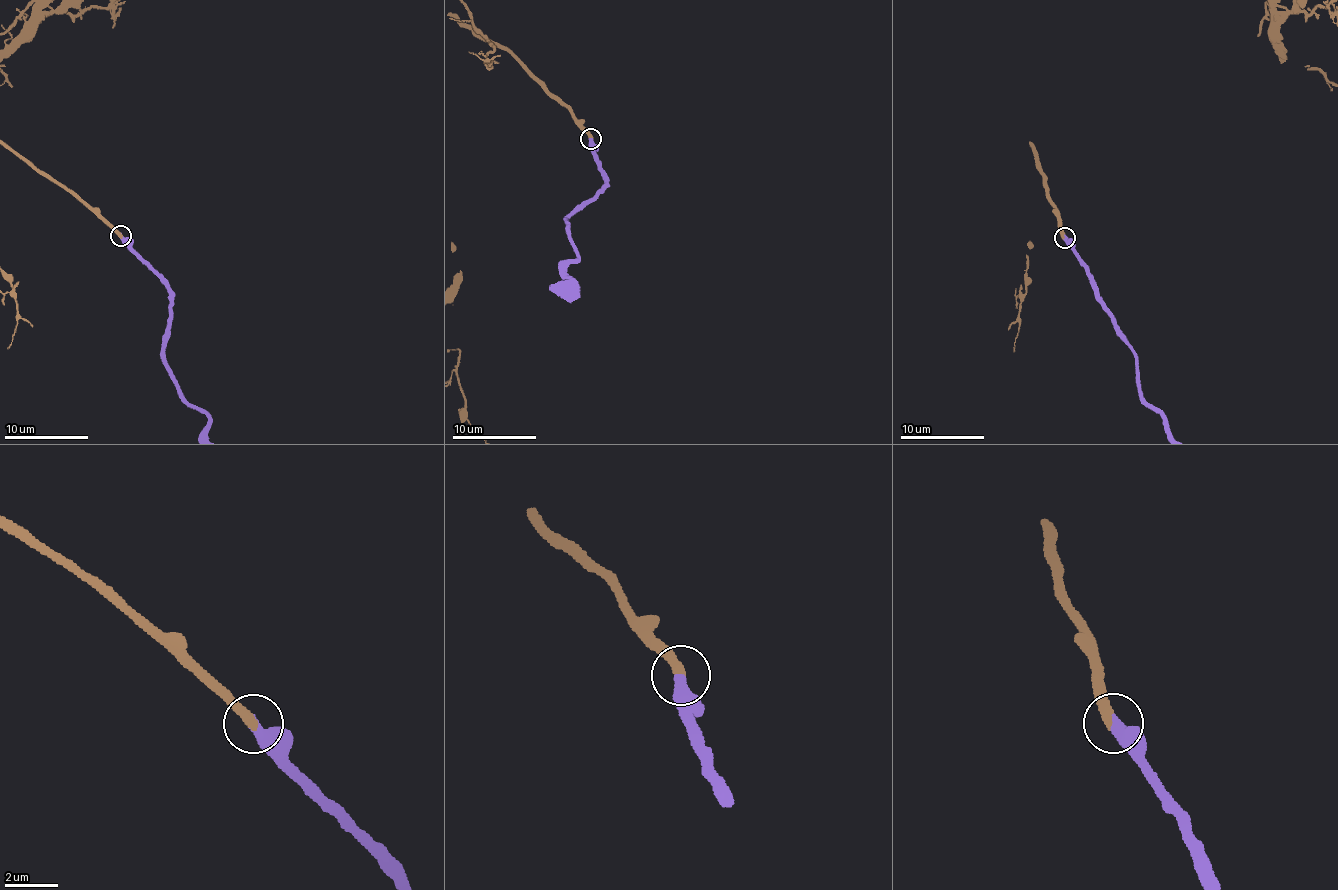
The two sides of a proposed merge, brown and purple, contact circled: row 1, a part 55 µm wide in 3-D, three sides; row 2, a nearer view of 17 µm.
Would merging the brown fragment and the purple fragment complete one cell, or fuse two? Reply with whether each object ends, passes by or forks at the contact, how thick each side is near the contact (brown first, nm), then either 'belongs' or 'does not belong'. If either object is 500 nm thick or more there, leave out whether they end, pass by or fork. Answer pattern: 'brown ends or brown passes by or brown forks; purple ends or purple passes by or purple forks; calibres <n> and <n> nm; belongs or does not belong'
brown ends; purple ends; calibres 400 and 480 nm; belongs

